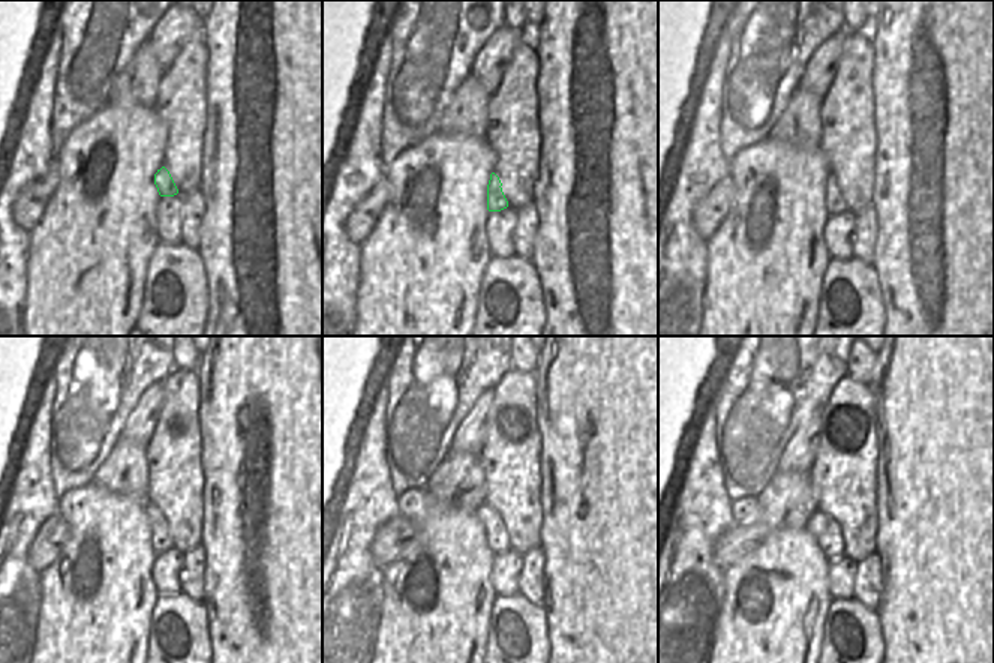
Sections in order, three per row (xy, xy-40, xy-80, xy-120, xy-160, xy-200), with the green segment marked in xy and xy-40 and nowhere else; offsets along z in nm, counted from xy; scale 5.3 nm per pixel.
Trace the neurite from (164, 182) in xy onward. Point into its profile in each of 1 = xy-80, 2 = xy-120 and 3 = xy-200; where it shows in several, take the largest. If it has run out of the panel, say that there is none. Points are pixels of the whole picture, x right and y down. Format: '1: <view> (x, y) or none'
1: xy-80 (835, 204)
2: xy-120 (161, 542)
3: xy-200 (825, 530)

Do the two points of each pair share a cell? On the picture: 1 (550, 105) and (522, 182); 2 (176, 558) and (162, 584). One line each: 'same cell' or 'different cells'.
1: different cells
2: same cell

